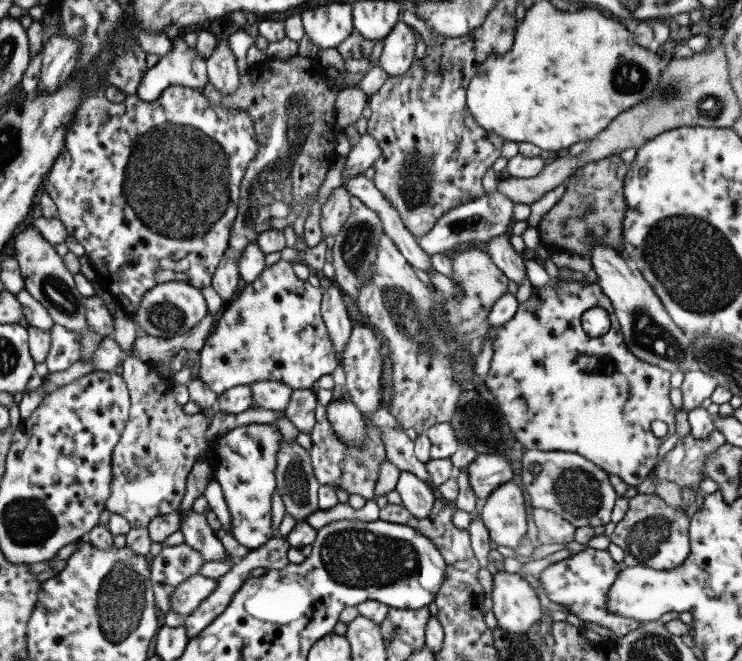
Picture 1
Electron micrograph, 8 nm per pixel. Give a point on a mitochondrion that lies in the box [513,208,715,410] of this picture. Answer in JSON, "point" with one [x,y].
{"point":[648,334]}

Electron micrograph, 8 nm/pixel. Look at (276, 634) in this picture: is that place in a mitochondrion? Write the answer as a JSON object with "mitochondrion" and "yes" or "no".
{"mitochondrion":"no"}

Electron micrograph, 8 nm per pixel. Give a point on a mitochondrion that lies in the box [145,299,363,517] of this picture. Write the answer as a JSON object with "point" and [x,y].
{"point":[295,477]}

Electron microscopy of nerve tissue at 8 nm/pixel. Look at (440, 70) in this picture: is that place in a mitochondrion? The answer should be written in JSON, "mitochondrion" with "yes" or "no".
{"mitochondrion":"no"}

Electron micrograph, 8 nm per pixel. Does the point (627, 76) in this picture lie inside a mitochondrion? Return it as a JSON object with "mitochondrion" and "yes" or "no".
{"mitochondrion":"yes"}

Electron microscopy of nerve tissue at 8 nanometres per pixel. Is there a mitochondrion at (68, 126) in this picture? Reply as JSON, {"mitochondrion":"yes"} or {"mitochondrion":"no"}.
{"mitochondrion":"no"}

